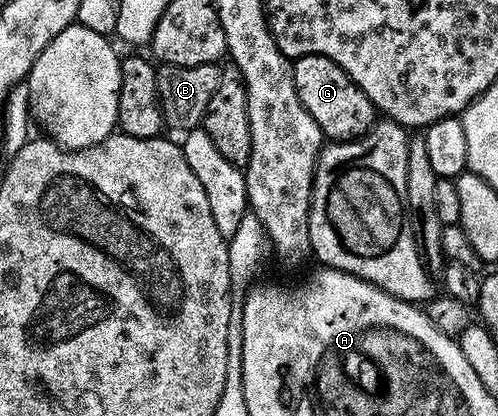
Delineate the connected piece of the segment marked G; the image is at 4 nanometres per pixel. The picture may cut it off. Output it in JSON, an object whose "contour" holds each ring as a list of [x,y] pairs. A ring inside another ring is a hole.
{"contour":[[[311,54],[295,59],[291,63],[294,88],[298,92],[298,100],[302,100],[302,108],[314,118],[314,124],[324,134],[325,139],[332,142],[350,142],[360,138],[378,121],[378,111],[374,103],[330,60],[324,56]]]}

